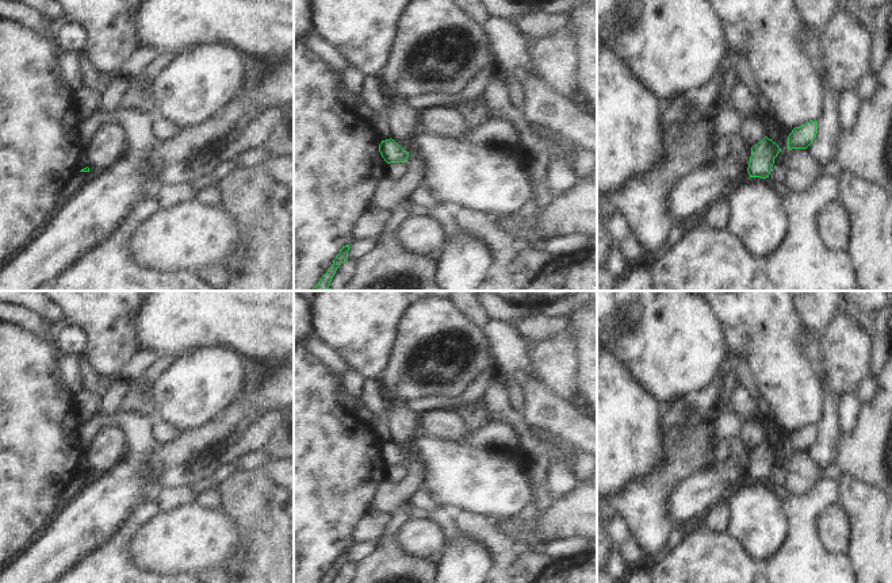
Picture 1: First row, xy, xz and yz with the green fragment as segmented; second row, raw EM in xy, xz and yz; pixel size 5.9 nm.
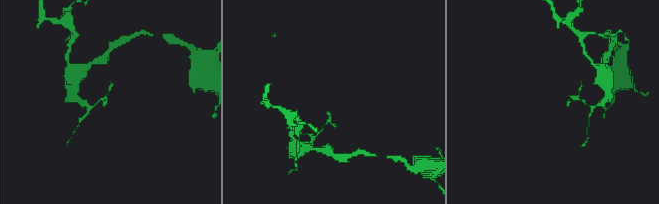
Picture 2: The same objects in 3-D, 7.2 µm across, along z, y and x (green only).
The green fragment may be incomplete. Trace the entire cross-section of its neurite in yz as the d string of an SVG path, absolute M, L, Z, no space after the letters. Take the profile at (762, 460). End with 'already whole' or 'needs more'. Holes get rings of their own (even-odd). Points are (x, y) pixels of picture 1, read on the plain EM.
M765 440L761 445L751 450L751 460L747 475L750 480L769 480L774 461L781 454L778 448Z; already whole

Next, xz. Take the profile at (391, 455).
M394 442L382 444L379 454L387 467L406 465L409 456L403 453Z; already whole

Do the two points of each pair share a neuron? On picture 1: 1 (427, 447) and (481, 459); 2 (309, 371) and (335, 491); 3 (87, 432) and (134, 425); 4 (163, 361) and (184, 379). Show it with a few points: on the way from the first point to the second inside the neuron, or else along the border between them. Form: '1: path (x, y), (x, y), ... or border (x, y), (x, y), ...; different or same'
1: path (440, 457), (467, 459); same
2: path (309, 401), (309, 461); same
3: path (99, 422), (122, 422); same
4: border (175, 359), (149, 384); different

